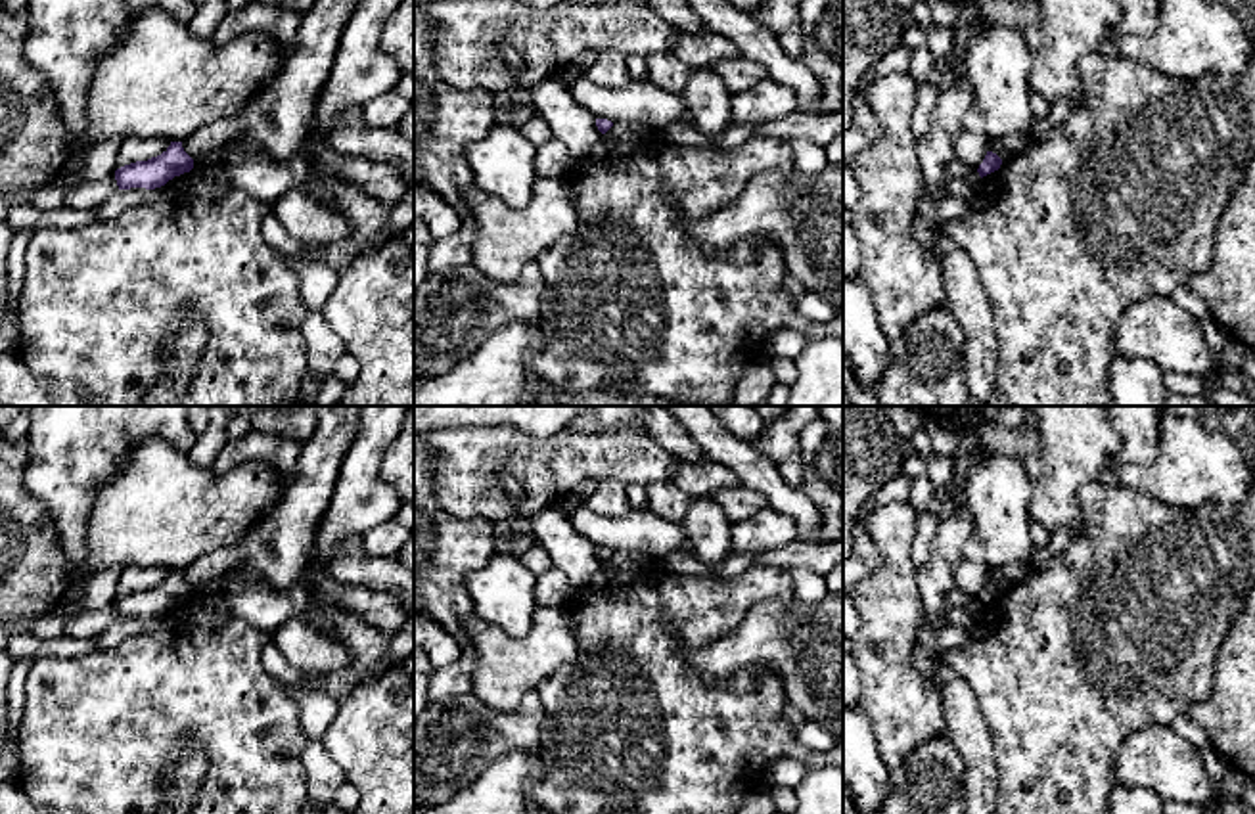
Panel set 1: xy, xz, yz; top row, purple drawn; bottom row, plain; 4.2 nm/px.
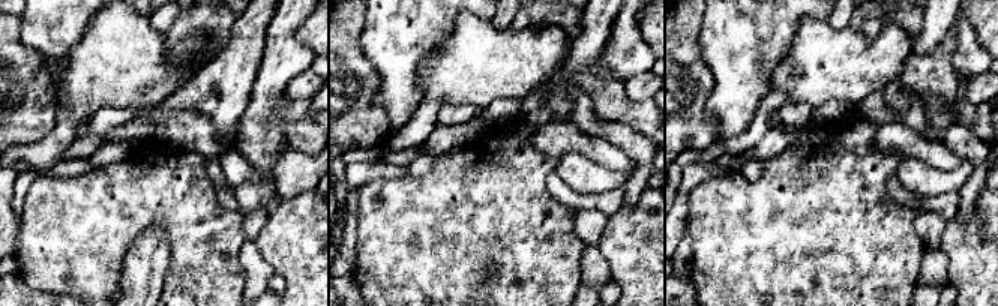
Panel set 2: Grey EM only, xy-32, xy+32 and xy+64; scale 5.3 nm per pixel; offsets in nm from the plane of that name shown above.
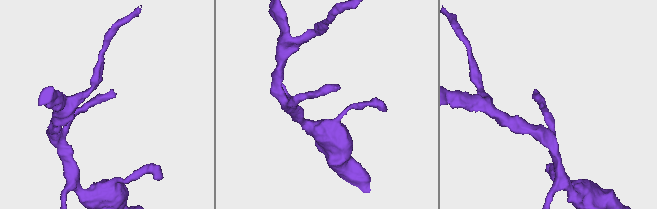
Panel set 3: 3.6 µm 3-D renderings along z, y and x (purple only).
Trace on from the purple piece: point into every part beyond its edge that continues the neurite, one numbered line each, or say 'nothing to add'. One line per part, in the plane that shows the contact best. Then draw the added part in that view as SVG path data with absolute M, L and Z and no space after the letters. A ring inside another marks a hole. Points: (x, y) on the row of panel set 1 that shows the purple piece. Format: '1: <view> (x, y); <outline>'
nothing to add

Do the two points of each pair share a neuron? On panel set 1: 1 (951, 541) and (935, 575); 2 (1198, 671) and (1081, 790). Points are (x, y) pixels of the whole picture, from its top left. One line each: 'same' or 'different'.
1: same
2: same

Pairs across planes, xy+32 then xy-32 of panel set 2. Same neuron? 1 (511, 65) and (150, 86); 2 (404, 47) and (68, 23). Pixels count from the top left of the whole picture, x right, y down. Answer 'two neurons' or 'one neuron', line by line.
1: one neuron
2: one neuron

